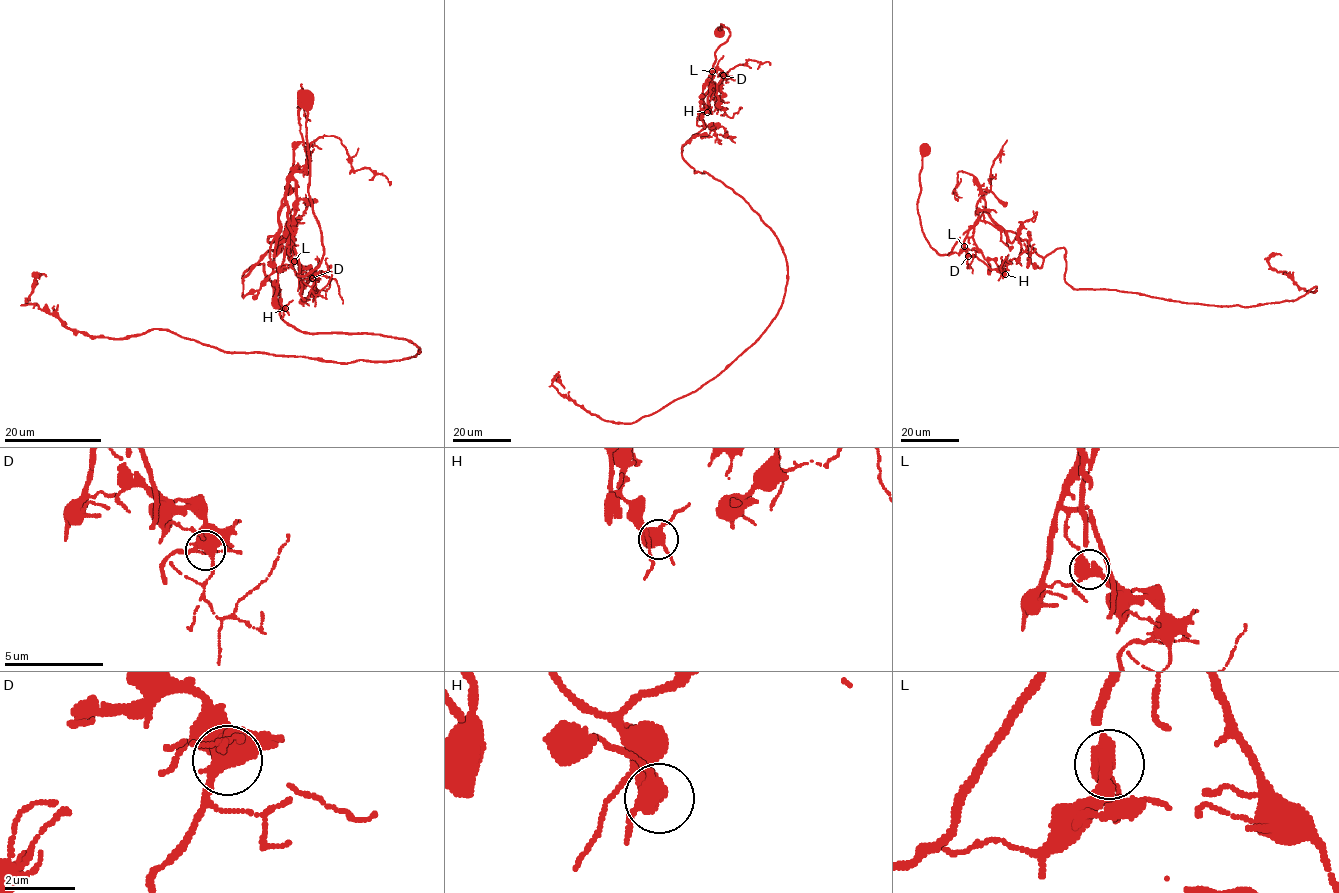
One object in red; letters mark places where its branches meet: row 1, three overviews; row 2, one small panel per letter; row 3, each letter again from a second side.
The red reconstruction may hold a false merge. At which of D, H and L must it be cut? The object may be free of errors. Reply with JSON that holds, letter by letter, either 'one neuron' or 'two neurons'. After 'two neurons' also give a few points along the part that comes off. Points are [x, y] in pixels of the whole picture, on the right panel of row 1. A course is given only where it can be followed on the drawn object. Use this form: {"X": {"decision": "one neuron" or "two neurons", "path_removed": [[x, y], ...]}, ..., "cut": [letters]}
{"D": {"decision": "one neuron"}, "H": {"decision": "one neuron"}, "L": {"decision": "one neuron"}, "cut": []}

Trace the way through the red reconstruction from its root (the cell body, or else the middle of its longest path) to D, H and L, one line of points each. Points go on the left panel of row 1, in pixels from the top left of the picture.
D: (308, 101), (308, 194), (324, 255), (315, 268), (298, 274), (299, 268), (302, 273), (308, 268), (312, 278)
H: (308, 101), (308, 194), (324, 255), (299, 276), (292, 245), (285, 248), (274, 284), (285, 308)
L: (308, 101), (308, 194), (324, 255), (303, 276), (293, 261)

